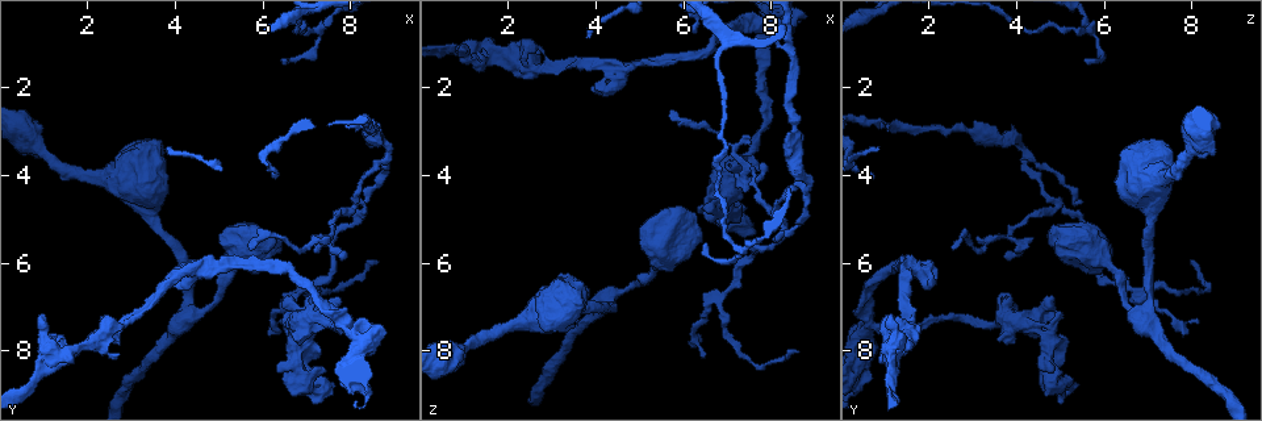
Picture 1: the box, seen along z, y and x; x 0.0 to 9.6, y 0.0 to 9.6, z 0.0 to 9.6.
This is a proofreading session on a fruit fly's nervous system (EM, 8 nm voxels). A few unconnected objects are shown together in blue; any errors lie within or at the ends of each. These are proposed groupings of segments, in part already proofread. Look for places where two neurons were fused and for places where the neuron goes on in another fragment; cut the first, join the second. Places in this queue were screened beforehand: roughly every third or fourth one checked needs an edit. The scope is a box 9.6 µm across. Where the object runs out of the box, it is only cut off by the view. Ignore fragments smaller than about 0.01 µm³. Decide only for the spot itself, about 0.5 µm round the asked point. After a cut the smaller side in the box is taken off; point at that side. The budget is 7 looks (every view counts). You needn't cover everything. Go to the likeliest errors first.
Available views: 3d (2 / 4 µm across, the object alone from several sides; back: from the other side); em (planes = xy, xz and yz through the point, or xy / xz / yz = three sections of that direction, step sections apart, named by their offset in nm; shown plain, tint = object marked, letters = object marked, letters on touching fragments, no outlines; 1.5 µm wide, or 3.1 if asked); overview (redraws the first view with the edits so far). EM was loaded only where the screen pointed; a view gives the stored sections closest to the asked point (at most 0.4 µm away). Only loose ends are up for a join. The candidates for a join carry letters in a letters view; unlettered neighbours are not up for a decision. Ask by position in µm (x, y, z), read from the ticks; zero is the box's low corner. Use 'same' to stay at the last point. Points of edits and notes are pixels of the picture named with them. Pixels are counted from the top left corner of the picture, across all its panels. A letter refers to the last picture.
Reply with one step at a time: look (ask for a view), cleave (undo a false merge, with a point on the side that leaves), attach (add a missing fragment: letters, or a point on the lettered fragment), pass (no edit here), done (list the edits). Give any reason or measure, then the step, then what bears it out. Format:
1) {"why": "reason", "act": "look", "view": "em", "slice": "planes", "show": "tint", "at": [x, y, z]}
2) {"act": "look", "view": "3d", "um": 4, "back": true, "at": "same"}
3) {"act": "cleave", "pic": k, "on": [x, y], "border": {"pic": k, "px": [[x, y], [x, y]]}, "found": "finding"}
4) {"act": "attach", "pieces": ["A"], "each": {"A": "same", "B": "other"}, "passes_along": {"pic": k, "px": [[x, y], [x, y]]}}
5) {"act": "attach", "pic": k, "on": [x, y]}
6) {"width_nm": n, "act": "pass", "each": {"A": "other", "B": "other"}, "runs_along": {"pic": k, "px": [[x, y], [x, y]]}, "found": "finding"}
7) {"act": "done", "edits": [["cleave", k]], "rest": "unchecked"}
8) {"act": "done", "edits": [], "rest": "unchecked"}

{"act": "look", "view": "em", "slice": "planes", "show": "plain", "at": [7.20, 6.75, 3.80]}

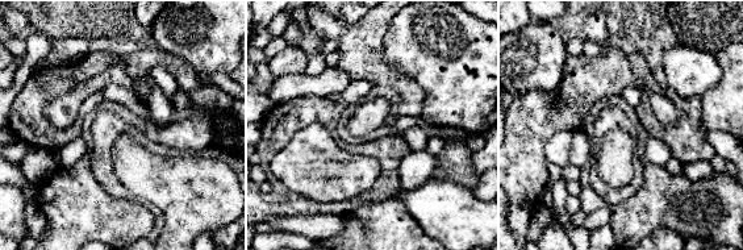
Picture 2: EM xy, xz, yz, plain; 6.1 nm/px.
{"why": "see the neighbours", "act": "look", "view": "em", "slice": "planes", "show": "letters", "at": "same"}

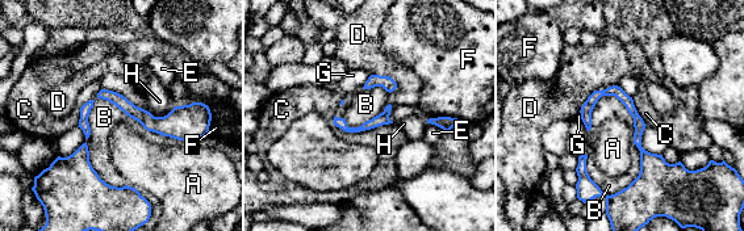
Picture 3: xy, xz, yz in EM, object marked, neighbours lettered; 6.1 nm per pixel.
{"act": "pass", "each": {"A": "other", "B": "other", "C": "other", "D": "other", "E": "other", "F": "other", "G": "other", "H": "other"}, "border": {"pic": 3, "px": [[97, 97], [147, 130], [183, 141]]}, "found": "no lettered fragment goes on from it"}

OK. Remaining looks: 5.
{"why": "side arm on a straight run", "act": "look", "view": "3d", "um": 2, "at": [7.35, 0.70, 5.75]}

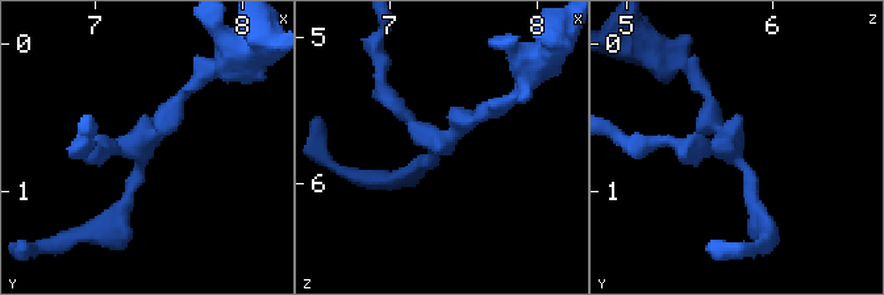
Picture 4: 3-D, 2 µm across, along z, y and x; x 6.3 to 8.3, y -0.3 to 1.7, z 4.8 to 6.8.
{"arms": 3, "why": "need the tissue", "act": "look", "view": "em", "slice": "yz", "step": 8, "show": "tint", "at": [7.28, 0.64, 5.68]}

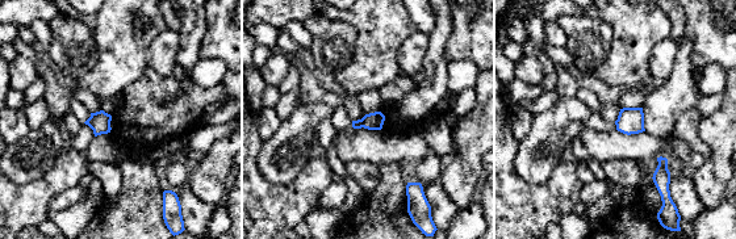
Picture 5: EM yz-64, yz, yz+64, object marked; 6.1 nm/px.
{"why": "cut it another way", "act": "look", "view": "em", "slice": "xy", "step": 4, "show": "letters", "at": "same"}

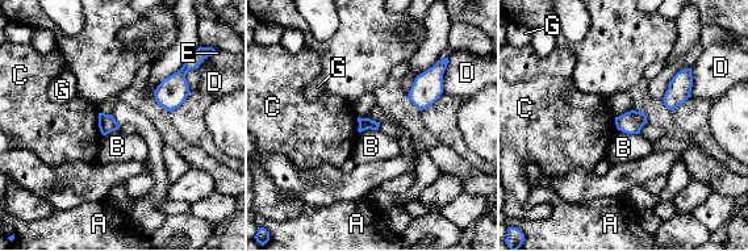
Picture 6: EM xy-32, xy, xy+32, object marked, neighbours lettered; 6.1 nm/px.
{"act": "cleave", "pic": 6, "on": [372, 125], "each": {"A": "other", "B": "other", "C": "other", "D": "other", "E": "other", "G": "other"}, "border": {"pic": 6, "px": [[366, 118], [368, 128]]}, "found": "two neurons meet here"}

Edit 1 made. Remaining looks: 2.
{"act": "done", "edits": [["cleave", 6]], "rest": "unchecked"}

